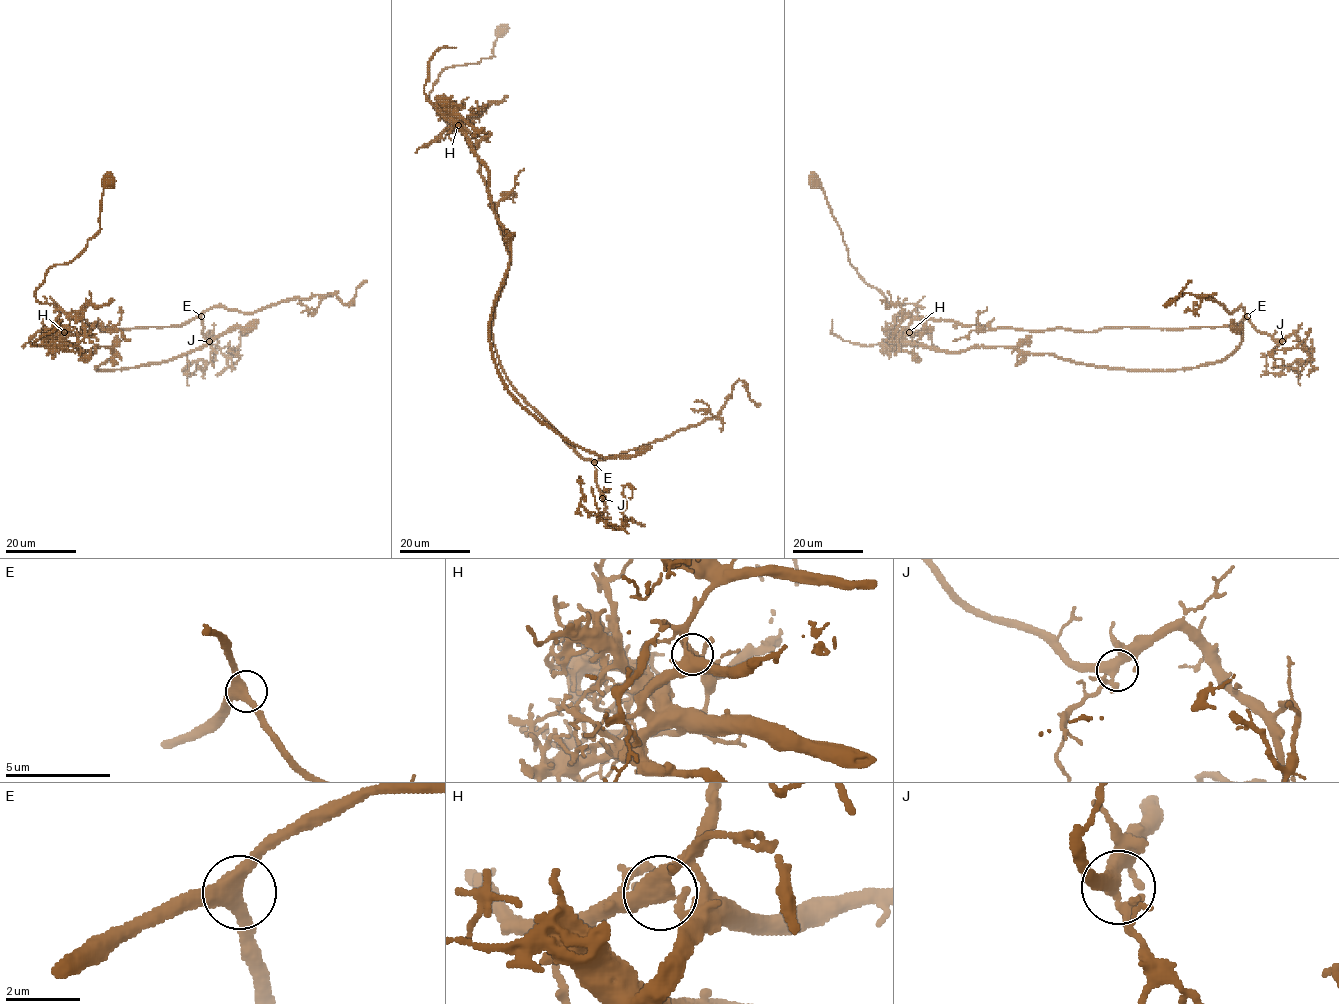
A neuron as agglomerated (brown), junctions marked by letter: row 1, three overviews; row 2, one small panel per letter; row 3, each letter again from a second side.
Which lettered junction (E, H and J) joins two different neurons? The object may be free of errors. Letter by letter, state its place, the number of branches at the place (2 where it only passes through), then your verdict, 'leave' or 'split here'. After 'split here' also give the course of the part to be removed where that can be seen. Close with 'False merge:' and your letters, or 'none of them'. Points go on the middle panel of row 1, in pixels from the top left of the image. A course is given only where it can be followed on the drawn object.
E: at (594, 462); 3 branches meet; leave
H: at (458, 125); 3 branches meet; split here; foreign part runs (458, 124), (460, 117), (486, 167), (510, 246), (489, 325), (504, 388), (602, 456), (651, 446)
J: at (602, 498); 3 branches meet; leave
False merge: H

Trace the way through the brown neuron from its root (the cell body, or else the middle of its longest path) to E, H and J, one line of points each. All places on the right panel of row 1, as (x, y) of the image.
E: (815, 183), (857, 274), (888, 302), (914, 304), (917, 317), (993, 329), (1097, 331), (1234, 326), (1247, 316)
H: (815, 183), (823, 189), (842, 234), (849, 263), (857, 274), (888, 302), (916, 306), (909, 331)
J: (815, 183), (849, 263), (888, 302), (914, 304), (914, 316), (1084, 331), (1234, 326), (1246, 317), (1282, 341)

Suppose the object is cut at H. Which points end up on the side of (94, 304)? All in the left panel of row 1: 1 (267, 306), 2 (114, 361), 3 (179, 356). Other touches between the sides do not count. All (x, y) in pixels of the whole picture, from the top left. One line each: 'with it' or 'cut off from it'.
1: with it
2: cut off from it
3: cut off from it

